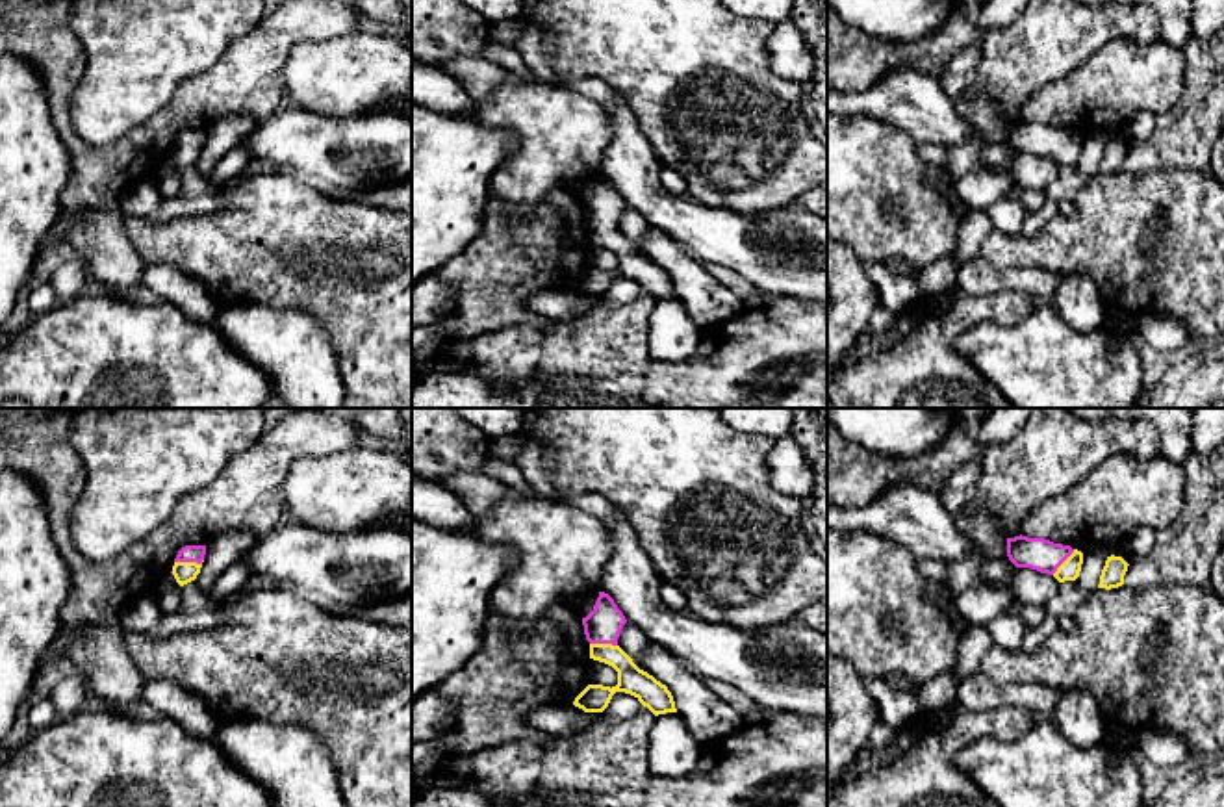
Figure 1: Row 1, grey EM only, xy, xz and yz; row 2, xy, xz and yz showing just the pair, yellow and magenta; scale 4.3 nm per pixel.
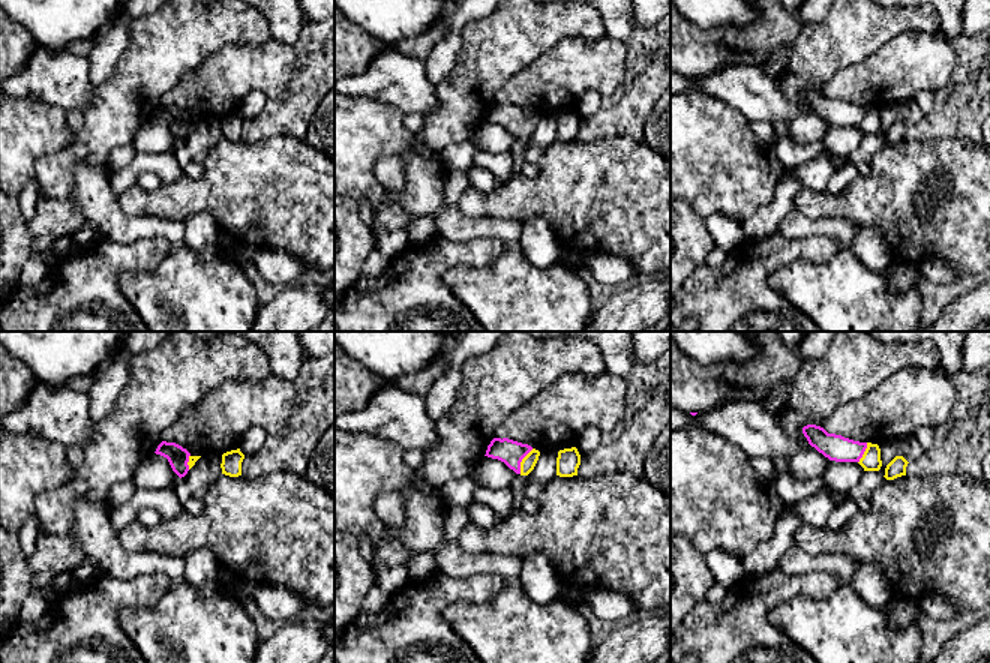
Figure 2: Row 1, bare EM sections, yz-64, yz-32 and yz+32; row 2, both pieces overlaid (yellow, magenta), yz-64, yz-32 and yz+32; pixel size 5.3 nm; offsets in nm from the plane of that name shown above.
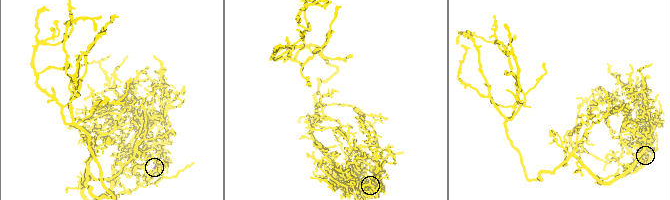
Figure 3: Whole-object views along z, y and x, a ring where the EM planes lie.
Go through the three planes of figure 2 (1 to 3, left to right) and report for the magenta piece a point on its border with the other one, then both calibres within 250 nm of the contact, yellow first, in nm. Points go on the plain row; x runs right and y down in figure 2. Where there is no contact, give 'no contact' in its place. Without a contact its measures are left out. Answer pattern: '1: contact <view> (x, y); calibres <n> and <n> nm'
1: contact yz-64 (188, 126); calibres 50 and 120 nm
2: contact yz-32 (522, 125); calibres 80 and 130 nm
3: contact yz+32 (864, 117); calibres 110 and 140 nm

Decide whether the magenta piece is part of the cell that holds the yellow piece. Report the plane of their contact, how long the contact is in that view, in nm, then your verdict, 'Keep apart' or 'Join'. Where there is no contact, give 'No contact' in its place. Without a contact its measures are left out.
Touches yellow in xy. Shared border 130 nm. Join

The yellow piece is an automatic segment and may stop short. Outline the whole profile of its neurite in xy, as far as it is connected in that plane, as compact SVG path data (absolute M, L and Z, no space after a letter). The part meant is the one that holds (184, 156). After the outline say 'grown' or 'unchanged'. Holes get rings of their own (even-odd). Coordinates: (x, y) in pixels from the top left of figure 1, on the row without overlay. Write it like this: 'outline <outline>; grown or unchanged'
outline M185 130L178 135L172 150L172 160L180 171L197 163L206 139L206 130Z; grown

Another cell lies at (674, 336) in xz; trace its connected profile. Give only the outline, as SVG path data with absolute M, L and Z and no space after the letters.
M679 297L655 301L649 317L649 356L682 364L695 356L703 328L688 315Z

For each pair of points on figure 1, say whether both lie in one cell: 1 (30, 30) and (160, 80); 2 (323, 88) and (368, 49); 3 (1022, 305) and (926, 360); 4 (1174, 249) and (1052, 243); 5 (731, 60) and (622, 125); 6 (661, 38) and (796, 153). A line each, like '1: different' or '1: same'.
1: different
2: same
3: same
4: same
5: different
6: same

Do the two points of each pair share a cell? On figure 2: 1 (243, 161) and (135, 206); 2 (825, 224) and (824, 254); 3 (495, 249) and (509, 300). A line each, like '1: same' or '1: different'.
1: same
2: different
3: different

